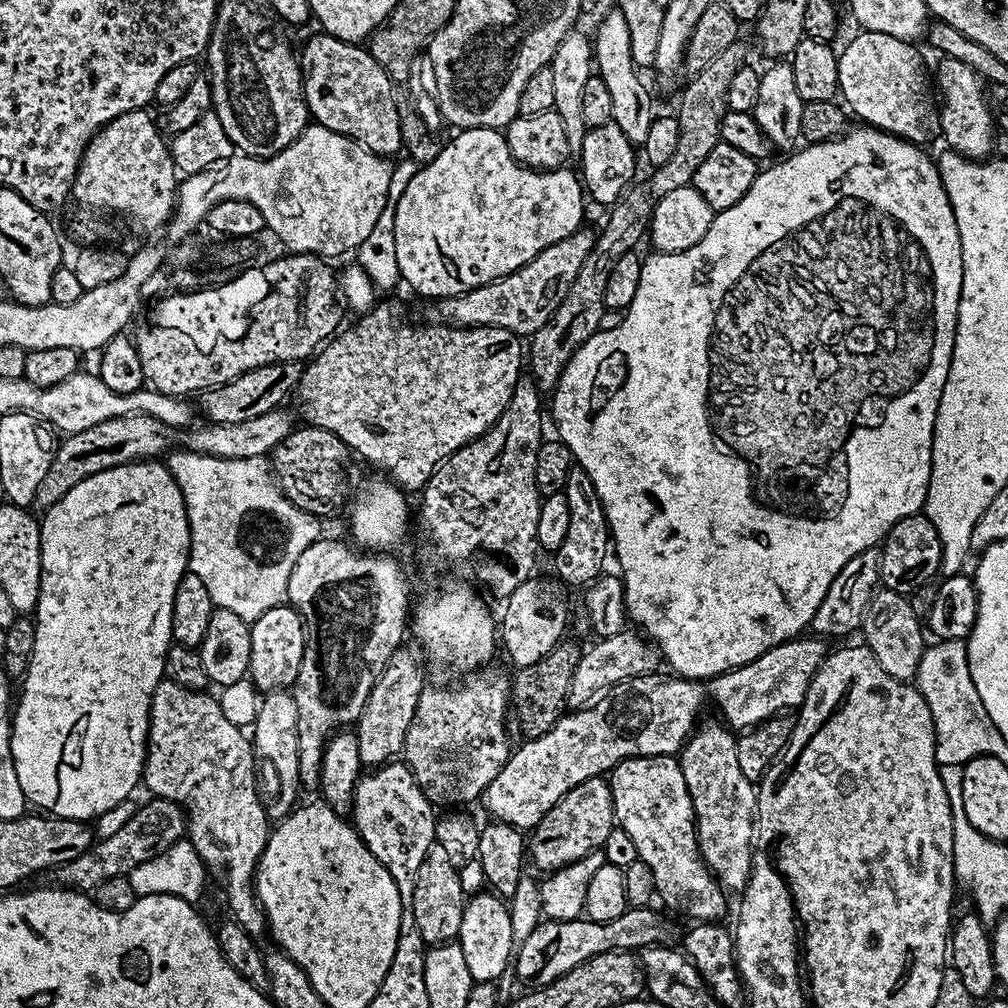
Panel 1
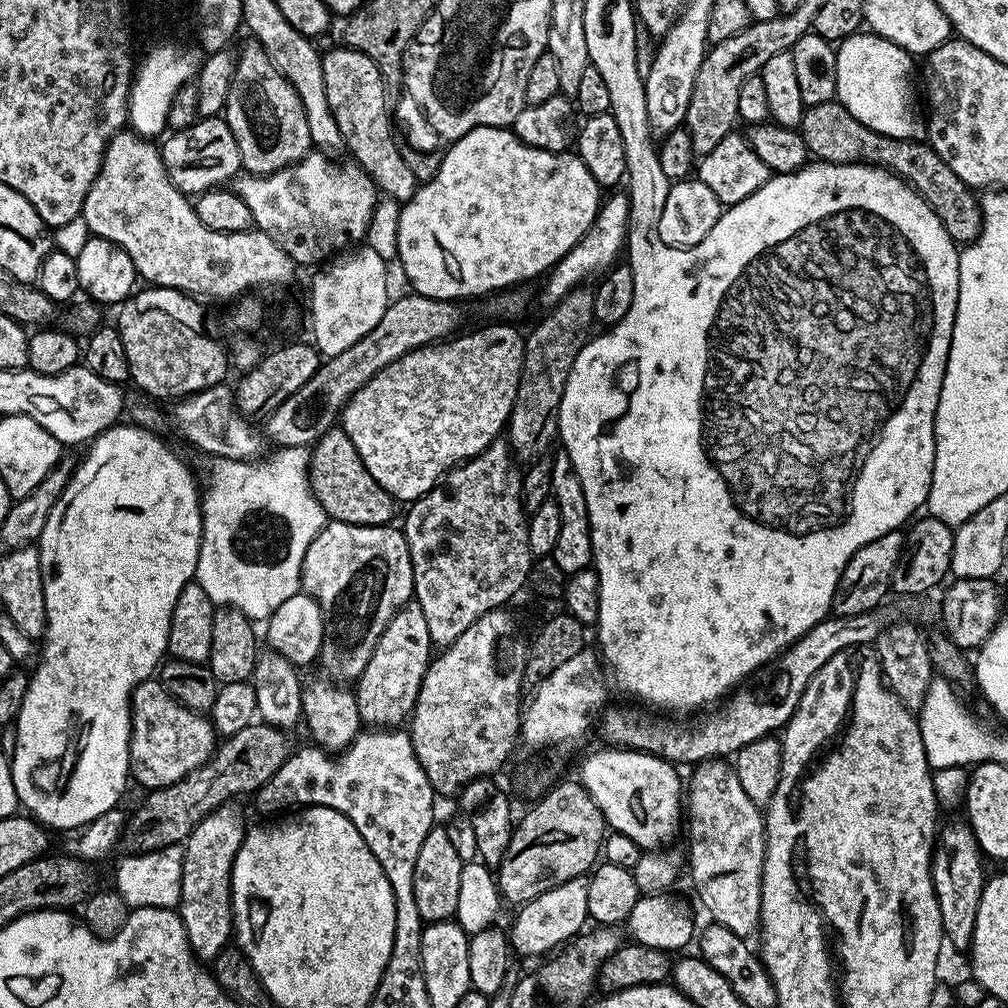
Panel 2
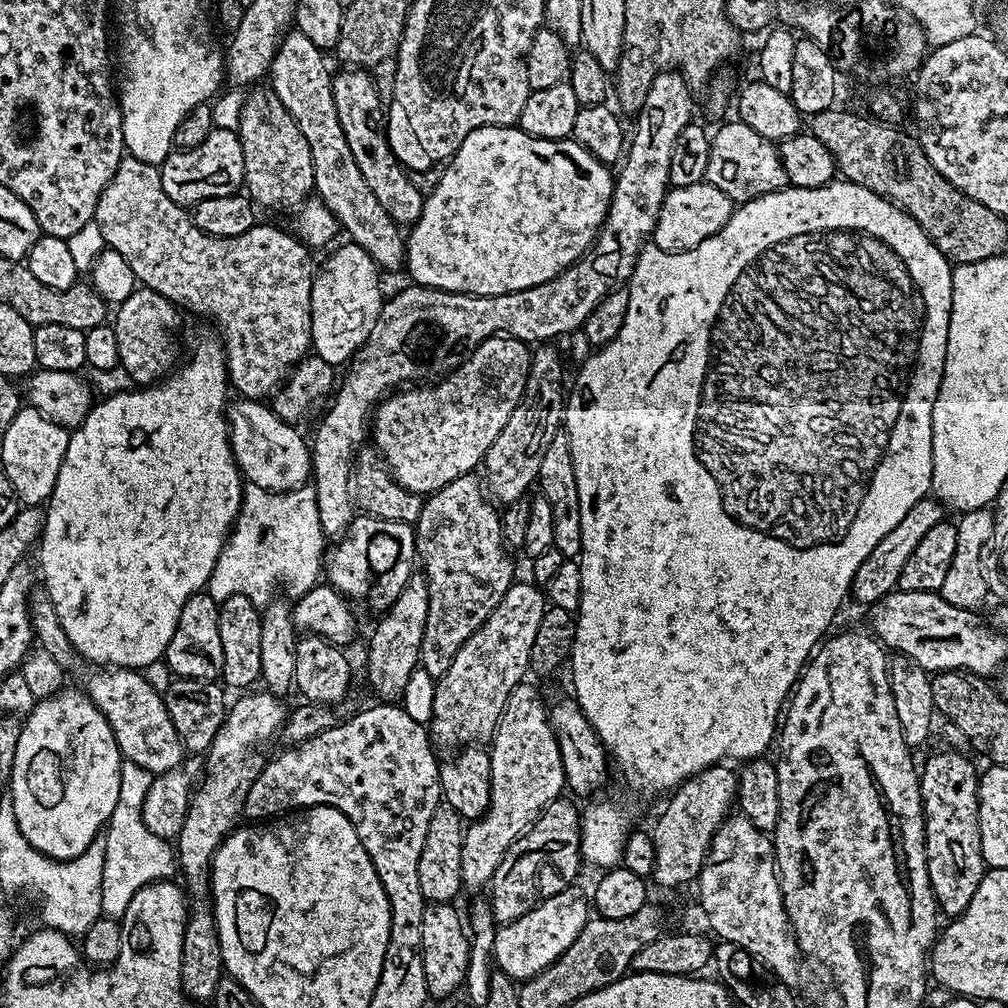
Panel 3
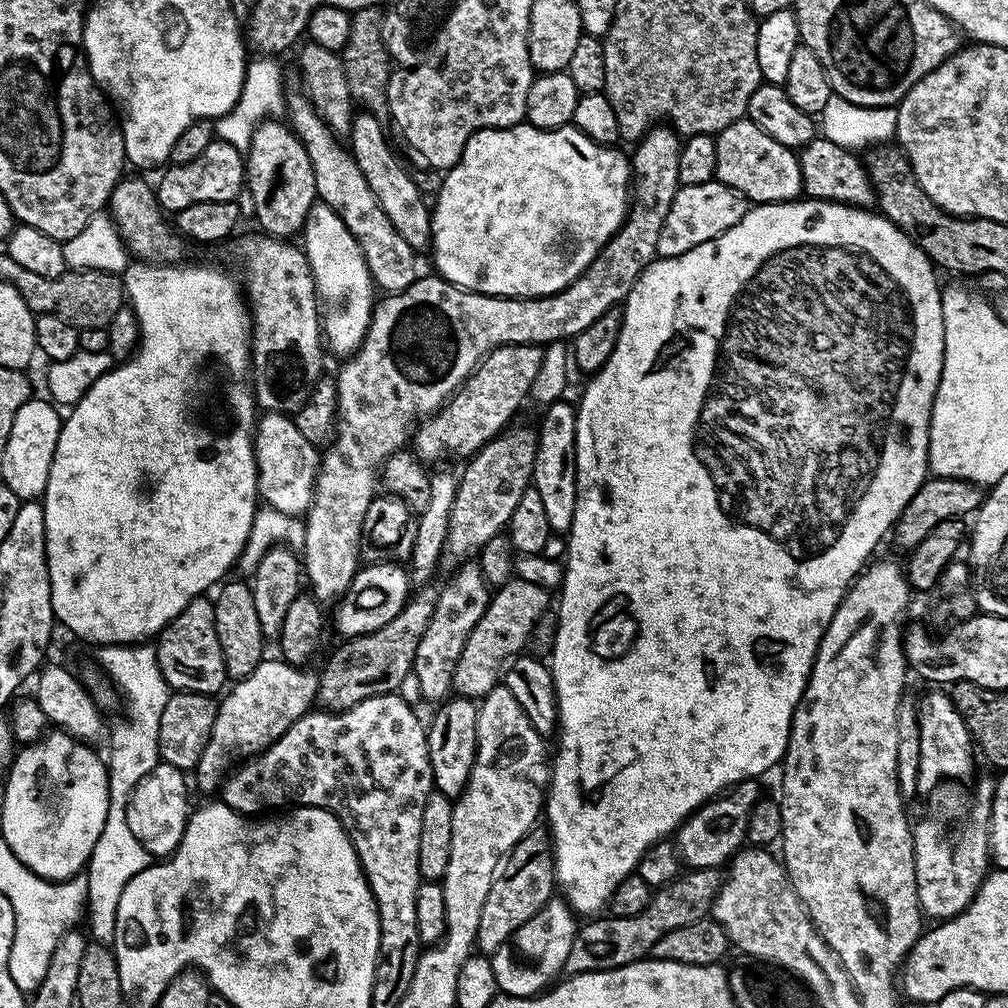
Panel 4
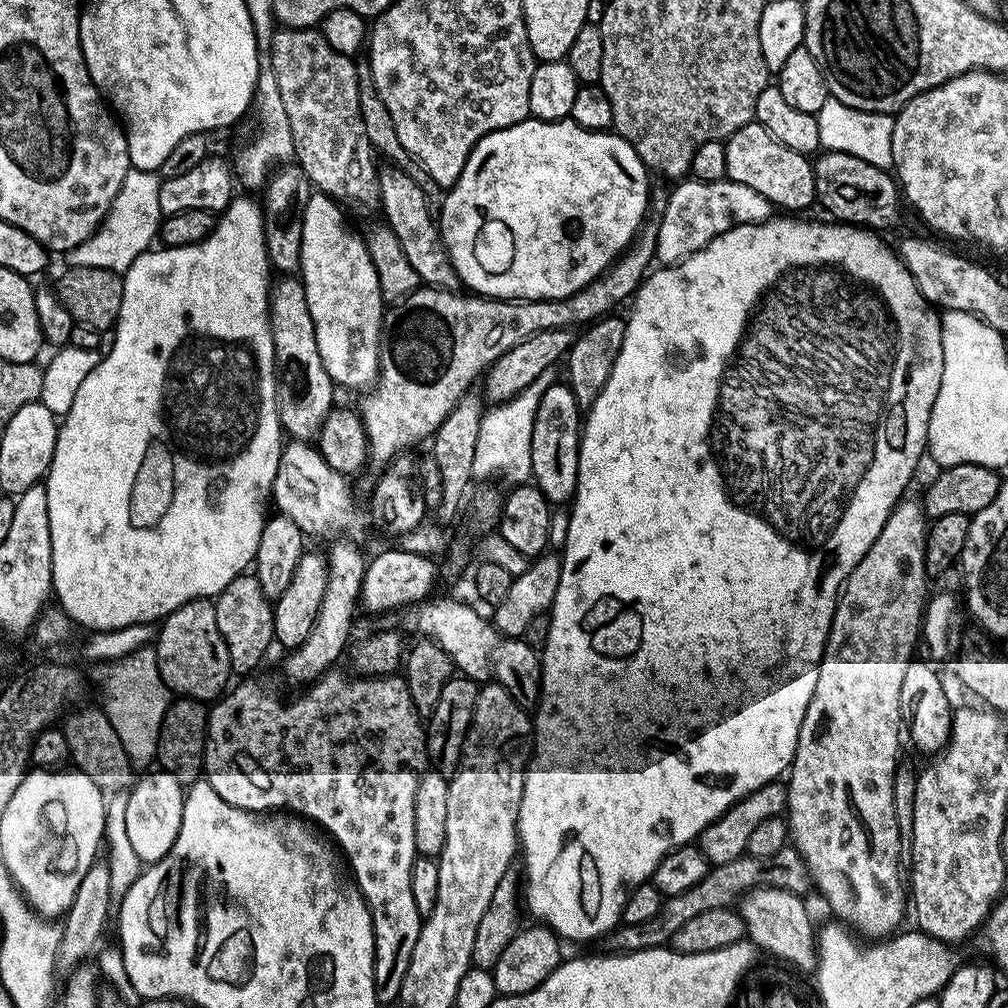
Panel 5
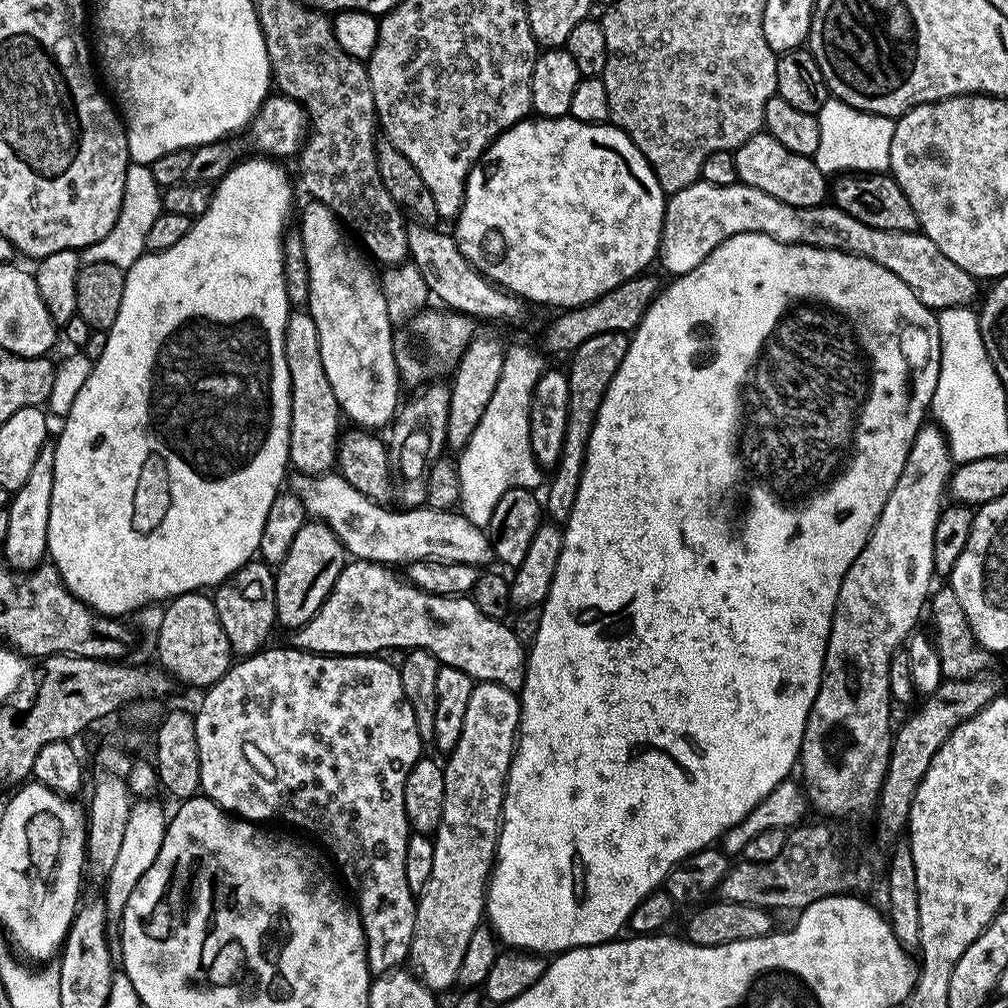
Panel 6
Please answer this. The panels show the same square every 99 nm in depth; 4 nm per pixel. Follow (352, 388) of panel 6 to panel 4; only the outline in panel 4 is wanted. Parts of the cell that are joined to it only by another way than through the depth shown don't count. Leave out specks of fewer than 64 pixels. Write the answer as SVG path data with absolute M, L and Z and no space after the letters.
M319 202L313 204L310 214L306 218L302 233L303 240L302 251L308 257L308 265L316 283L317 297L322 301L323 307L327 309L322 316L323 339L326 341L327 347L331 351L333 348L340 355L340 358L351 357L359 350L366 330L372 321L372 310L374 307L372 292L374 293L374 285L370 270L366 266L366 258L358 246L354 234L350 234L350 230L346 230L346 222L342 222L342 218L338 218L338 214L334 214L334 210L330 206Z

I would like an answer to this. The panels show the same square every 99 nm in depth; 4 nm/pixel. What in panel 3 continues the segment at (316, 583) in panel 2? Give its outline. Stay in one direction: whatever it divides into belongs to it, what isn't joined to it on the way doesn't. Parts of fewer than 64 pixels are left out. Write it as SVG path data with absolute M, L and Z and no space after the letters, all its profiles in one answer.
M357 515L349 524L348 531L333 544L336 545L332 553L330 548L326 556L327 583L353 601L368 596L369 602L379 610L387 610L394 598L402 594L402 586L406 586L411 578L418 560L413 525L377 516Z

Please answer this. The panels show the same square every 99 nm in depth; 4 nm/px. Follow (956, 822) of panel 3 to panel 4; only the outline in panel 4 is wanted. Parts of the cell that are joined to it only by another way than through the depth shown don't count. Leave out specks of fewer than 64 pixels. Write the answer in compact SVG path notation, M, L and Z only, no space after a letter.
M928 690L918 700L918 722L920 723L920 757L918 758L918 789L928 794L939 789L945 782L964 782L972 772L974 741L968 732L962 714L954 710L951 695L944 690Z

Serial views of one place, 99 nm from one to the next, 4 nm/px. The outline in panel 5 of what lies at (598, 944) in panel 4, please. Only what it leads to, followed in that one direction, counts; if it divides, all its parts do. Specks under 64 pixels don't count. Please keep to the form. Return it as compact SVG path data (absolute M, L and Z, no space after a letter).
M786 846L777 856L772 857L770 862L757 860L756 857L745 854L725 864L709 867L707 874L699 882L691 884L678 894L667 897L664 905L660 907L660 913L654 918L650 918L648 922L624 924L608 932L606 936L606 941L608 940L607 951L619 954L667 945L675 932L682 930L682 926L686 926L686 922L690 922L690 918L695 918L697 914L702 914L706 910L729 907L737 897L747 892L749 888L759 888L761 885L785 888L788 892L797 894L804 894L804 891L810 888L808 868L795 847Z

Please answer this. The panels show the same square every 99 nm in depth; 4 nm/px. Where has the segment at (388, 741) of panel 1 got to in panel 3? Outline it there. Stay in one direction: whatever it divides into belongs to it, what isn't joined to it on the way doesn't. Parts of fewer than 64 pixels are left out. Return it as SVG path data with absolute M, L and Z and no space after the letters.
M413 571L411 578L402 586L402 594L383 613L368 640L368 684L384 702L396 702L408 688L412 671L420 662L422 634L426 630L426 614L430 610L430 590L423 571Z

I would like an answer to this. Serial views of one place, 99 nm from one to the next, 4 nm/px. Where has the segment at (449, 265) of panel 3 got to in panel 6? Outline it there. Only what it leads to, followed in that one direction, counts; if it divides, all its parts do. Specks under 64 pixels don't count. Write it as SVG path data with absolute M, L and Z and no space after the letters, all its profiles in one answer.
M546 116L543 118L525 118L519 120L513 128L506 129L482 155L470 170L464 201L460 215L454 221L454 235L460 243L462 254L476 271L493 284L499 284L507 292L521 296L533 306L549 304L552 310L571 310L581 304L588 304L602 294L614 290L622 282L641 275L648 263L657 259L660 250L660 235L664 229L664 205L666 193L658 186L654 170L646 162L644 155L630 142L630 138L611 122L587 124L573 120L571 116Z

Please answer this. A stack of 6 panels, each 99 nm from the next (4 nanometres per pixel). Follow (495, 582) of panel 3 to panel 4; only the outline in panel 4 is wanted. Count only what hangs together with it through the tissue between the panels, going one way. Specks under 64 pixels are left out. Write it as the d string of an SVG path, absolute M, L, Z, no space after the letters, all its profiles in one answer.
M465 562L449 576L452 577L440 588L440 597L434 606L430 626L426 626L426 634L422 634L422 642L418 642L418 654L414 656L411 671L414 680L416 678L416 688L420 691L421 698L429 700L432 706L449 699L453 691L454 670L466 646L466 638L472 633L484 611L488 609L490 599L488 581L485 580L484 571L479 563Z

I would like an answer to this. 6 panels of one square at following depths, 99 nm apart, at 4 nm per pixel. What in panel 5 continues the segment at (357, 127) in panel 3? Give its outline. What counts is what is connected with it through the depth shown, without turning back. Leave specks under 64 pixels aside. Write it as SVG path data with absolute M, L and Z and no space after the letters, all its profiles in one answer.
M384 166L380 173L380 208L386 219L386 227L392 231L394 238L405 252L410 266L414 266L414 274L418 274L421 285L430 288L447 288L456 290L461 287L458 274L450 262L450 254L446 250L444 240L440 236L440 225L433 209L428 207L426 194L422 194L422 186L414 182L406 173L395 166Z

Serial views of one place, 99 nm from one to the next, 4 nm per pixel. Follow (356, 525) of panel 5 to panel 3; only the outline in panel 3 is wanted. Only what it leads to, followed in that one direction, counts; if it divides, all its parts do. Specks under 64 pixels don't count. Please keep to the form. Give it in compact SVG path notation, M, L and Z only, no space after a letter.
M233 399L227 405L226 415L228 417L228 442L232 445L232 459L236 461L241 477L248 484L264 488L268 492L286 492L292 488L299 488L309 479L310 452L306 447L306 440L300 437L299 427L278 418L267 403L259 400Z

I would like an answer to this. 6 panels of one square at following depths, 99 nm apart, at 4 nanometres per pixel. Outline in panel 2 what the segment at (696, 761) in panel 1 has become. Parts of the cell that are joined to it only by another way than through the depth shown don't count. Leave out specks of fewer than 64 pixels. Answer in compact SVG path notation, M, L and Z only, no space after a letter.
M723 759L701 760L691 769L692 781L686 784L686 832L688 828L688 852L686 868L692 871L692 884L700 904L712 915L717 924L734 930L734 934L745 938L757 935L762 906L762 878L764 877L764 818L765 813L750 802L746 790L738 783L735 767L728 768Z

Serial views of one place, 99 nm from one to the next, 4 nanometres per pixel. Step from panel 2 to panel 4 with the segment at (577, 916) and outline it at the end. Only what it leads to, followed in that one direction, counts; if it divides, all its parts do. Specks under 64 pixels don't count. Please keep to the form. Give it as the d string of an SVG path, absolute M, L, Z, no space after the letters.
M563 899L549 900L542 906L542 910L538 910L538 914L534 914L534 918L530 918L530 922L518 926L516 933L497 952L491 953L497 989L505 996L534 996L545 991L564 972L564 963L570 954L570 946L576 937L577 927L577 917Z

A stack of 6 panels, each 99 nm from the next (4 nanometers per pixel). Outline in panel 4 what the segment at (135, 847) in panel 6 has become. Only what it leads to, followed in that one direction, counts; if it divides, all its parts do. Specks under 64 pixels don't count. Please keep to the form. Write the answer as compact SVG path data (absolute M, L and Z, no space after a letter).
M161 762L142 778L127 804L130 830L153 857L164 858L171 855L184 837L190 815L188 788L184 776L183 769Z

